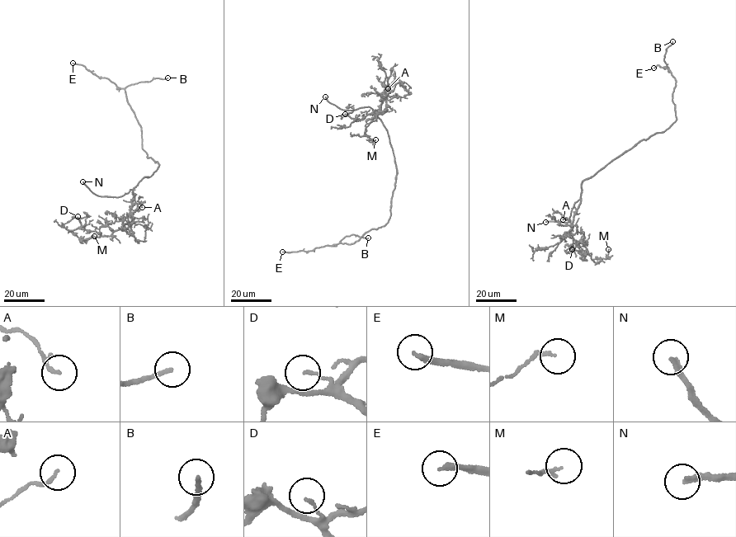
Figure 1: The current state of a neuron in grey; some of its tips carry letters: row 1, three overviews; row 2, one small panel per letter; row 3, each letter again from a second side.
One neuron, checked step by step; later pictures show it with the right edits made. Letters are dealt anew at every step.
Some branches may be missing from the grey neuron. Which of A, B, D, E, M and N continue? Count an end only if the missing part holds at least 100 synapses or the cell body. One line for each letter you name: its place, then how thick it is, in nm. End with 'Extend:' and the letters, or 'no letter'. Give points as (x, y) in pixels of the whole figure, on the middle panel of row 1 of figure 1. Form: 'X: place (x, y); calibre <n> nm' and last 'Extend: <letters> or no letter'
B: place (368, 237); calibre 170 nm
E: place (282, 252); calibre 220 nm
N: place (325, 96); calibre 240 nm
Extend: B, E, N

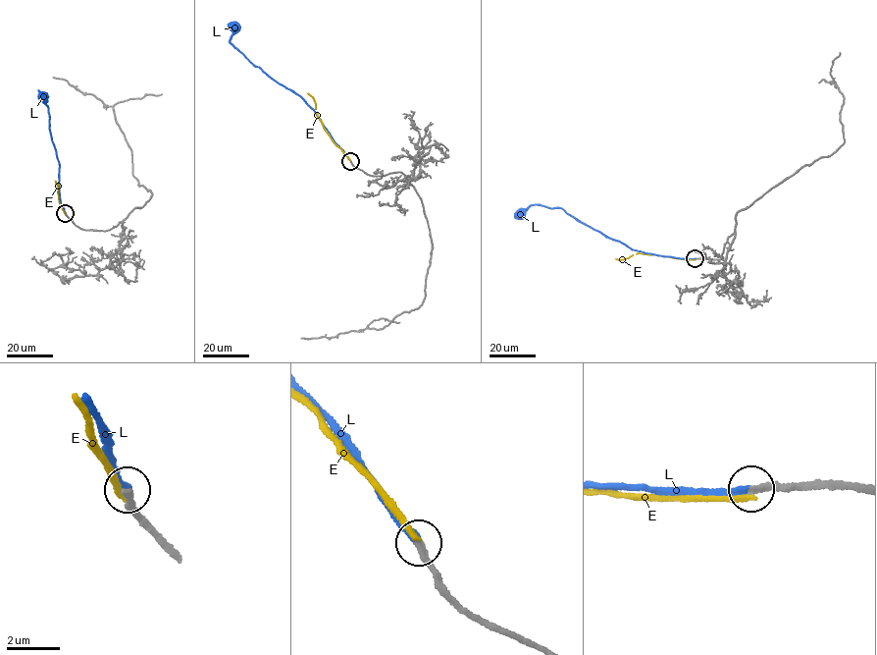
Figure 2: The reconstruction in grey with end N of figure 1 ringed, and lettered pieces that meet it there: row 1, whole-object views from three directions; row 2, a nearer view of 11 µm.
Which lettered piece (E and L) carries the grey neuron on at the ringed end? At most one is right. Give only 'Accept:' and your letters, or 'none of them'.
Accept: L

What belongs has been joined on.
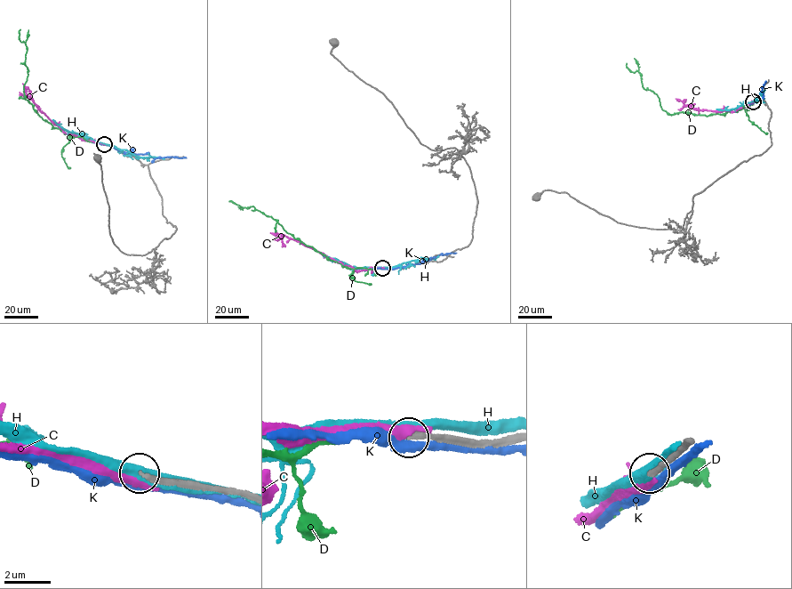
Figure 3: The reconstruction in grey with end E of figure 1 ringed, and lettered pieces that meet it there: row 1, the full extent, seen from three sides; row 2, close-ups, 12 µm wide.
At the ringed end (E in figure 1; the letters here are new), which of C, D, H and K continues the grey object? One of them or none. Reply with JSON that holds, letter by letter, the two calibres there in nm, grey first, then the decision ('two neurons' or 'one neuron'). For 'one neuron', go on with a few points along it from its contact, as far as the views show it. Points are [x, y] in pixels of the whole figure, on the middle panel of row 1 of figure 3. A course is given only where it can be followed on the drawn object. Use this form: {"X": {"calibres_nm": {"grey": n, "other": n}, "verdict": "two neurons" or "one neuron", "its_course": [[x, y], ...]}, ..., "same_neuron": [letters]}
{"C": {"calibres_nm": {"grey": 280, "other": 440}, "verdict": "two neurons"}, "D": {"calibres_nm": {"grey": 240, "other": 300}, "verdict": "one neuron", "its_course": [[382, 268], [347, 268], [294, 238], [270, 216], [253, 206], [247, 208], [229, 201]]}, "H": {"calibres_nm": {"grey": 280, "other": 440}, "verdict": "two neurons"}, "K": {"calibres_nm": {"grey": 300, "other": 340}, "verdict": "two neurons"}, "same_neuron": ["D"]}

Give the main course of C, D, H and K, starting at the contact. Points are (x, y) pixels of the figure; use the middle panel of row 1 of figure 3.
C: (383, 268), (354, 270), (284, 235), (270, 232)
D: (382, 268), (347, 268), (294, 238), (270, 216), (253, 206), (247, 208), (229, 201)
H: (383, 268), (351, 268), (321, 254)
K: (383, 269), (420, 264), (440, 254), (456, 253)

